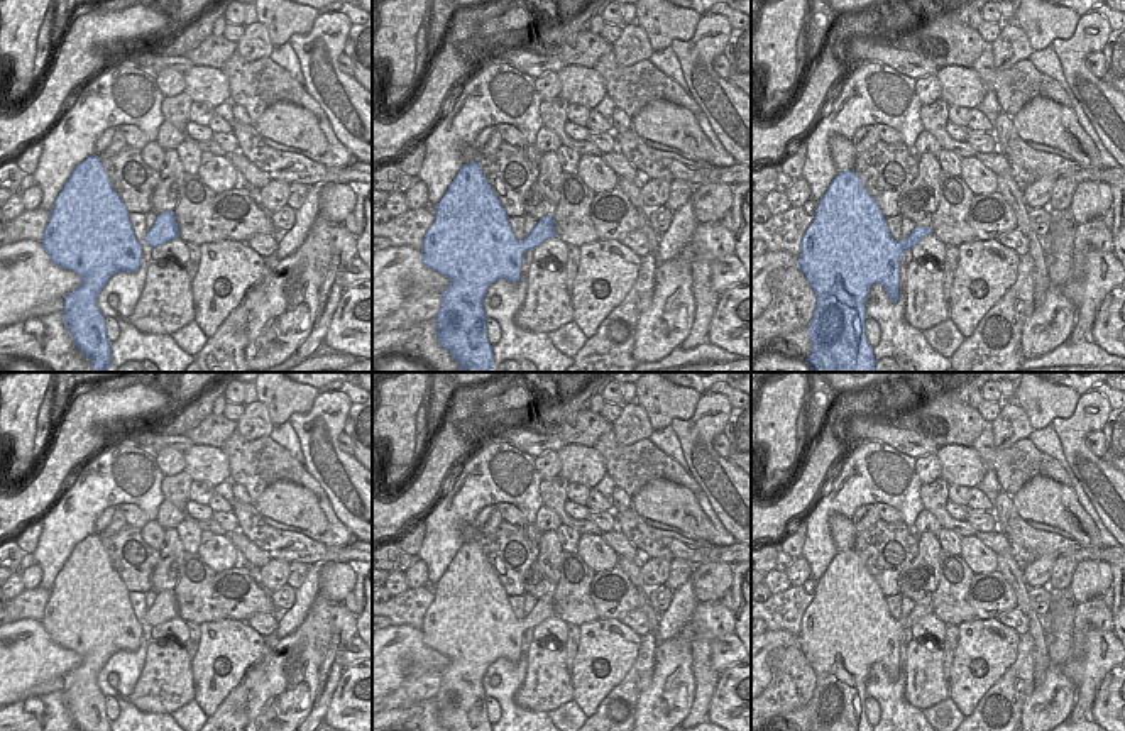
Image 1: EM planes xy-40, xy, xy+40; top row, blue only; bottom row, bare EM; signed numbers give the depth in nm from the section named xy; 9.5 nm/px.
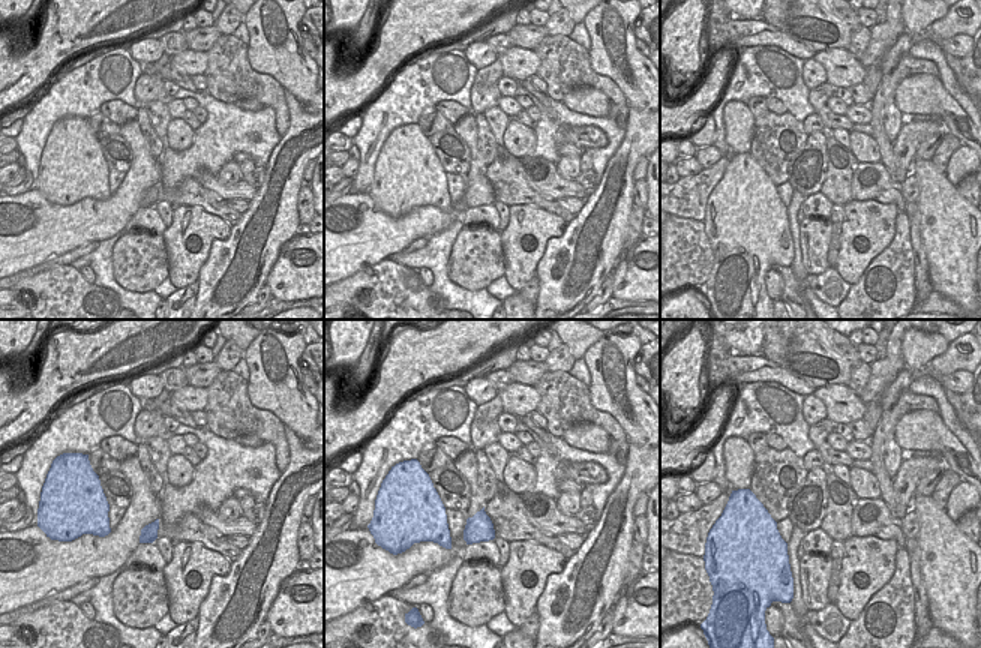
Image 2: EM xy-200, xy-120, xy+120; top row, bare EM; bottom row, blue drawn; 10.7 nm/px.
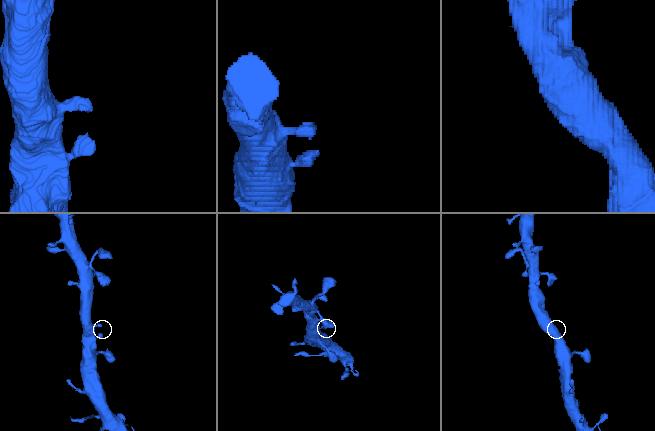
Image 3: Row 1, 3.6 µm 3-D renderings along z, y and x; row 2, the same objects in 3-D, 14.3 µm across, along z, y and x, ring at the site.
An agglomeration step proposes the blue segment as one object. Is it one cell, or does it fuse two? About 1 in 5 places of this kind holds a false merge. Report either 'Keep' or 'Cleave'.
Keep

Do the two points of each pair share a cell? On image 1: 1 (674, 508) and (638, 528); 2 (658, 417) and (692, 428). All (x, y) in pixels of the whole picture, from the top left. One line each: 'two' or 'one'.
1: two
2: two

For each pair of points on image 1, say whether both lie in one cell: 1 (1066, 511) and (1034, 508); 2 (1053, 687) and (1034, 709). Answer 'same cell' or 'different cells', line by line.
1: same cell
2: same cell

